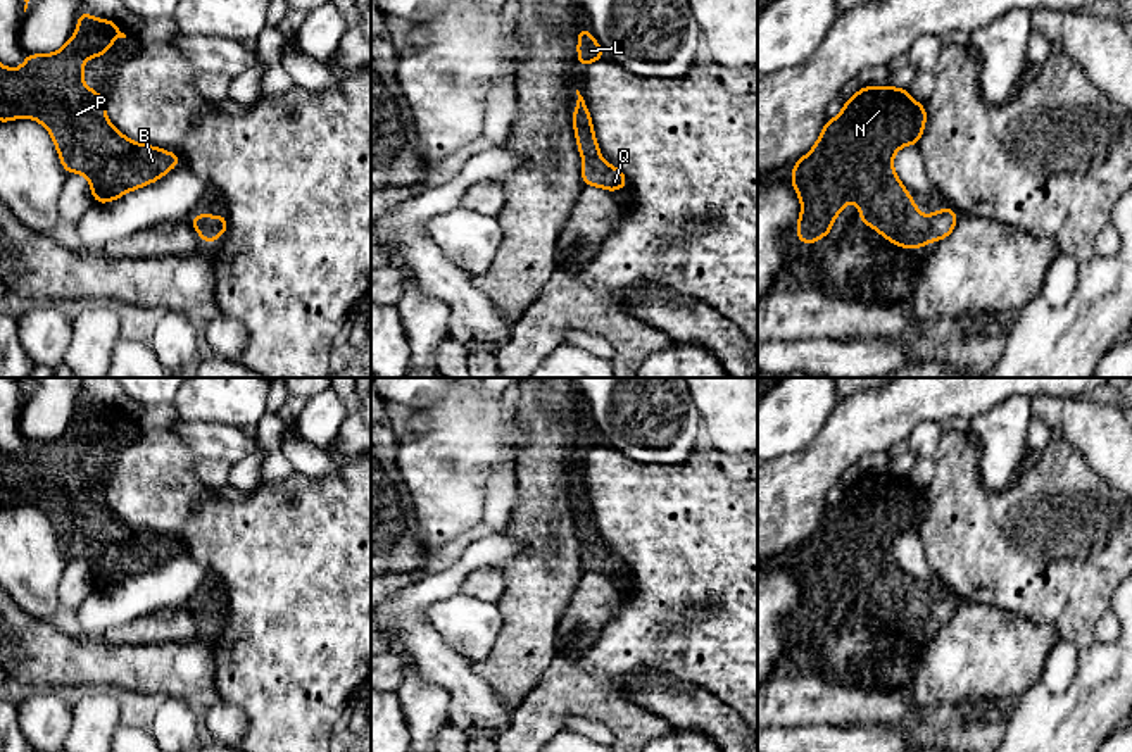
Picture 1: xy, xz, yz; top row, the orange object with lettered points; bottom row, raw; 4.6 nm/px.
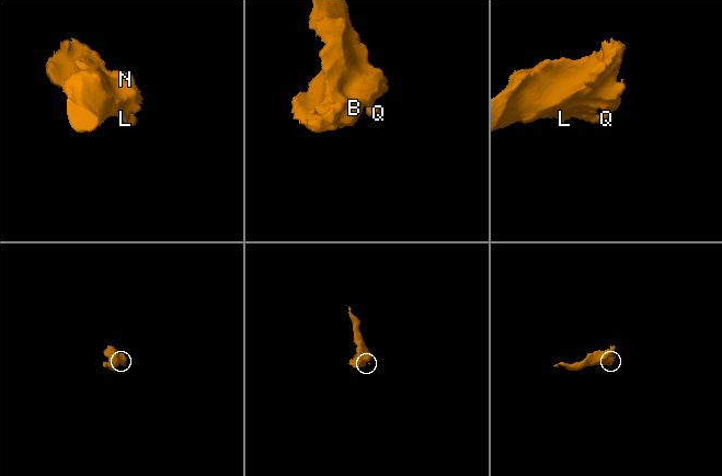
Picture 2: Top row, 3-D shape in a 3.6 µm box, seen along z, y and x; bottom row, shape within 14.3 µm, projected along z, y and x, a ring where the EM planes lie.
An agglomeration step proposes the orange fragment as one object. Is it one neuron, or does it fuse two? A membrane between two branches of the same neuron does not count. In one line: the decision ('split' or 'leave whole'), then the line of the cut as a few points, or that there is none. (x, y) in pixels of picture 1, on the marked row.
leave whole; cut none

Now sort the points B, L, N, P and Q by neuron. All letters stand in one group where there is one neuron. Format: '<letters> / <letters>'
B L N P Q

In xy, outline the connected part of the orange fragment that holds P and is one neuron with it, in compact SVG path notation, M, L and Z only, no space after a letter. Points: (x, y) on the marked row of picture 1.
M86 10L78 17L74 36L55 53L26 53L24 66L7 69L0 64L0 122L31 117L41 122L57 147L66 172L85 174L97 204L112 202L124 193L155 183L181 164L178 154L121 135L105 116L107 97L83 83L83 64L90 57L104 57L117 38L126 38L109 19L93 19Z

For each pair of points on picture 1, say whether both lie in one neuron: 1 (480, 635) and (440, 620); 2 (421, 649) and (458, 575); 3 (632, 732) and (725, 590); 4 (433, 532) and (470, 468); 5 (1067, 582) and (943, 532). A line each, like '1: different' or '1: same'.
1: same
2: same
3: same
4: same
5: same

